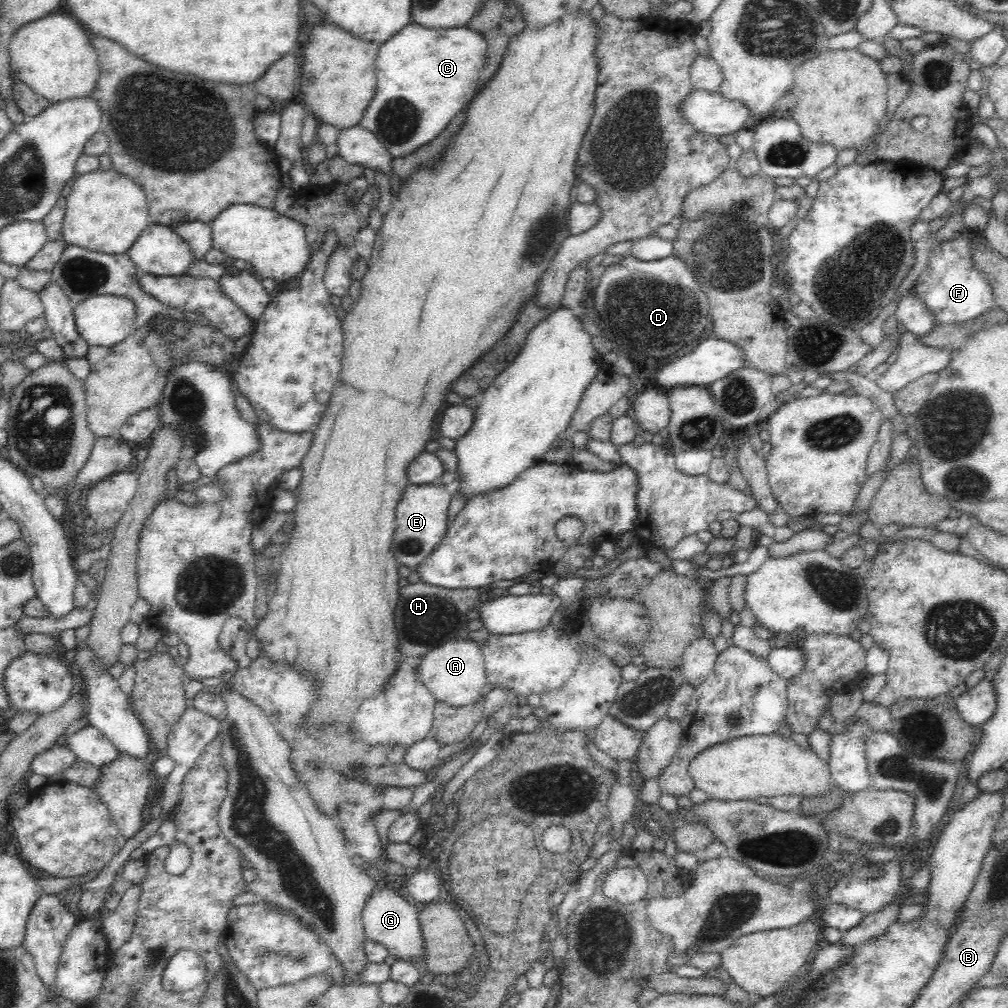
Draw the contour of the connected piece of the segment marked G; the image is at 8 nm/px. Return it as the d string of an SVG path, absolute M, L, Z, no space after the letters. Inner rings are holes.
M379 885L370 892L370 898L366 900L362 908L362 925L364 934L368 939L372 939L388 949L388 954L392 954L396 959L404 961L420 962L422 954L422 933L418 925L418 909L416 904L408 903L396 894L389 885Z

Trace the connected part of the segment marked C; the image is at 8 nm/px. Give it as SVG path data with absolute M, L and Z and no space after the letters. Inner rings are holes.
M406 24L378 48L376 92L358 125L374 133L393 158L434 140L474 96L476 80L486 64L486 44L480 33L467 26L444 29Z

